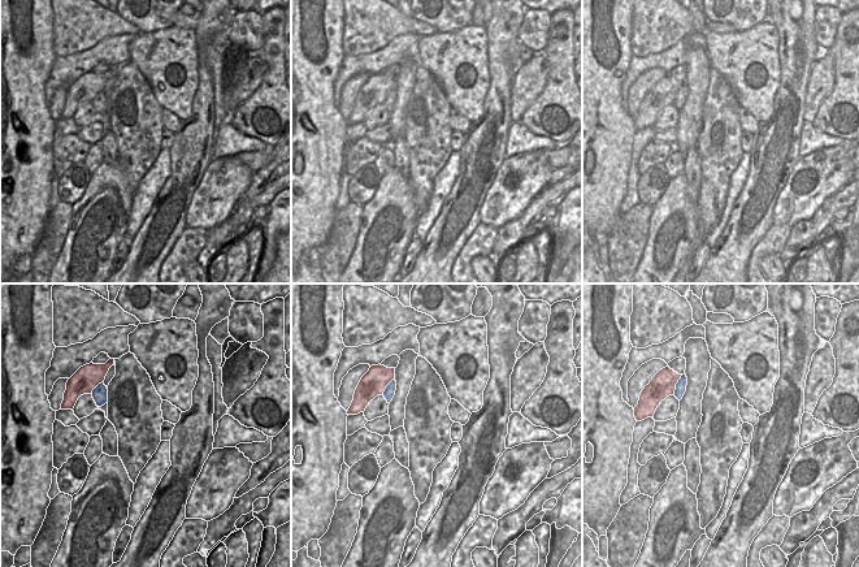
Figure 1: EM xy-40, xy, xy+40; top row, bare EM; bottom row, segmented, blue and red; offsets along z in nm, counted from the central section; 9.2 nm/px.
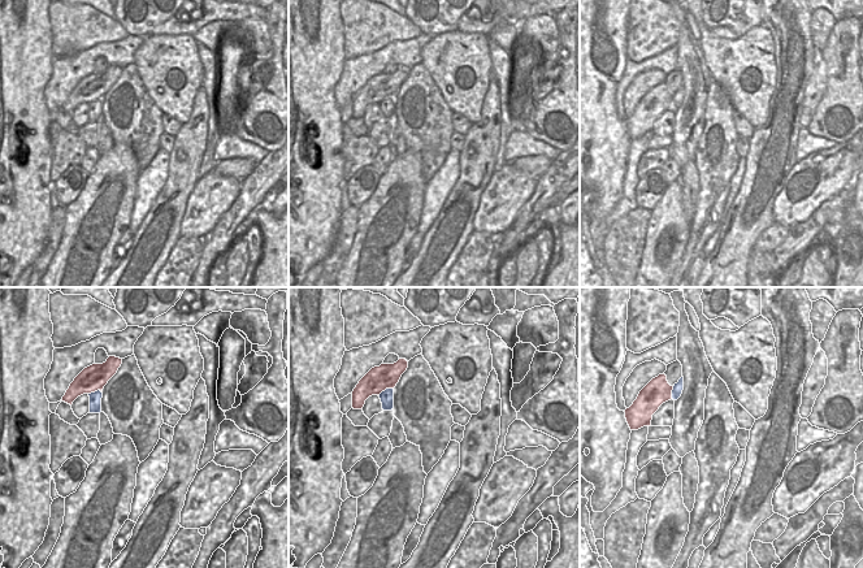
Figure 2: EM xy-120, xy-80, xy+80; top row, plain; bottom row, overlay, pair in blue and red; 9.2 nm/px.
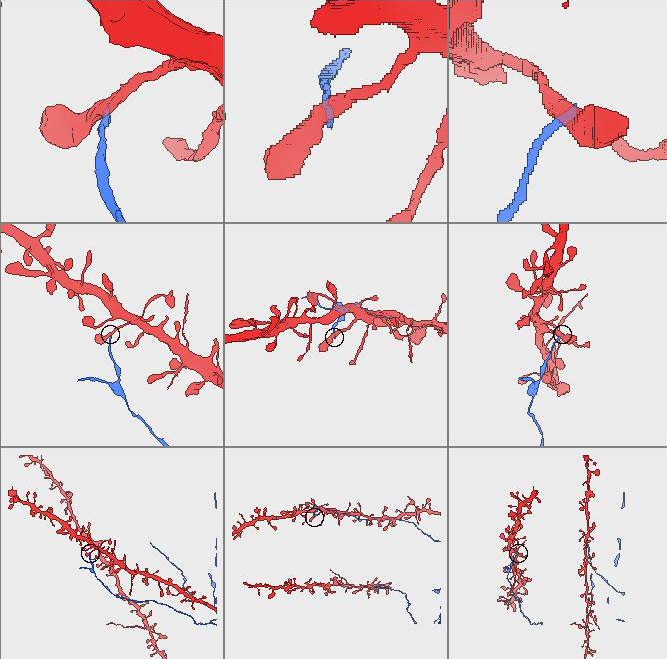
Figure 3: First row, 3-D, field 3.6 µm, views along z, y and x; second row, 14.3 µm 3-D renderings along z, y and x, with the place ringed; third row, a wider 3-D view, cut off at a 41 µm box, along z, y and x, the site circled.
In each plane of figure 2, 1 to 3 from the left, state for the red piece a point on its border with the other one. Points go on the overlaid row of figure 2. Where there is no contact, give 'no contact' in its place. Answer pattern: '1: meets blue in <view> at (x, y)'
1: meets blue in xy-120 at (95, 391)
2: meets blue in xy-80 at (386, 389)
3: meets blue in xy+80 at (672, 393)

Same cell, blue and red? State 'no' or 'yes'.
no

